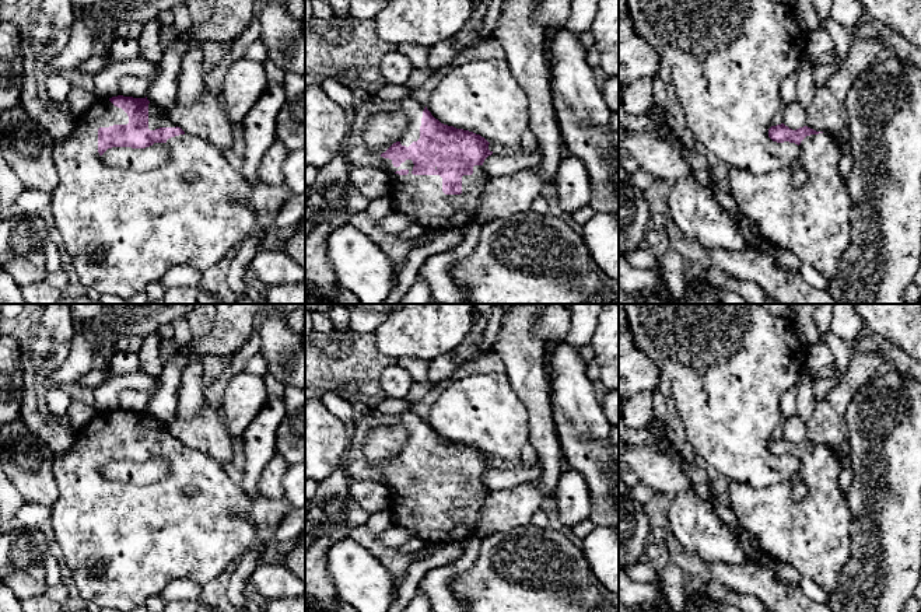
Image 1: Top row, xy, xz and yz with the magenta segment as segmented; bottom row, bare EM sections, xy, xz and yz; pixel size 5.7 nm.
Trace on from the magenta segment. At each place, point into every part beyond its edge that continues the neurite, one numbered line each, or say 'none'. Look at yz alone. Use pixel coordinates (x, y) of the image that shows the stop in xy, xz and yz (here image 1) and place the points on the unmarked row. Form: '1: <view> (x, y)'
1: yz (813, 535)

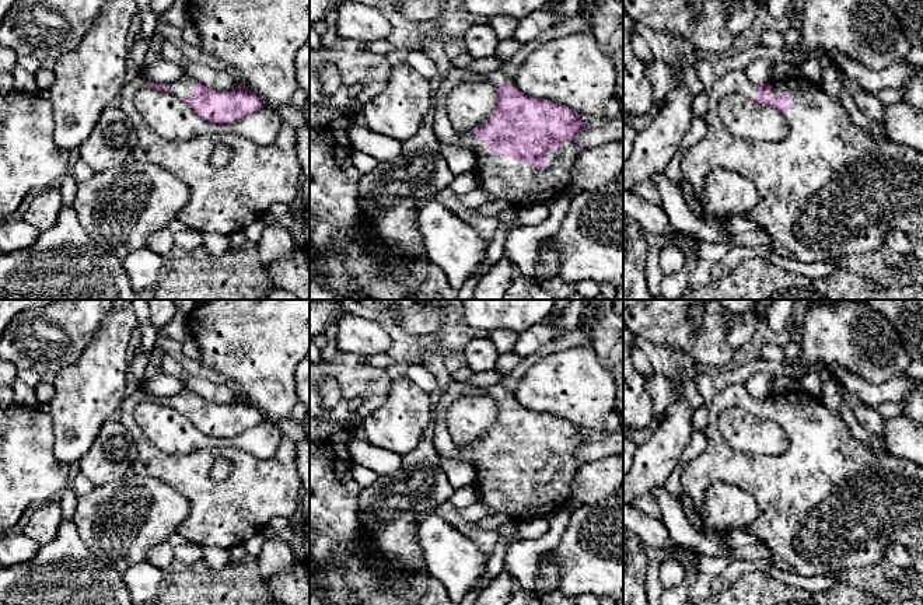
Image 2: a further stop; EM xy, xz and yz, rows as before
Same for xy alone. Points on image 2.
1: xy (182, 401)

